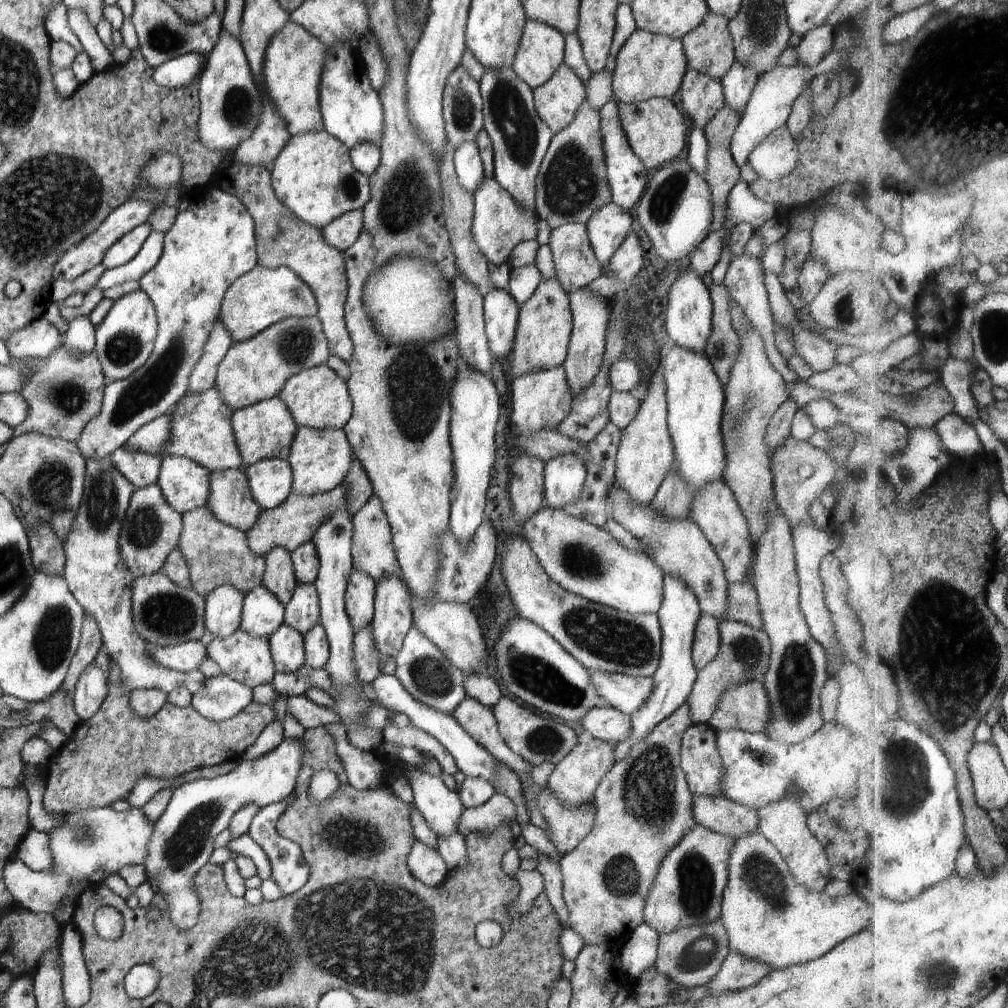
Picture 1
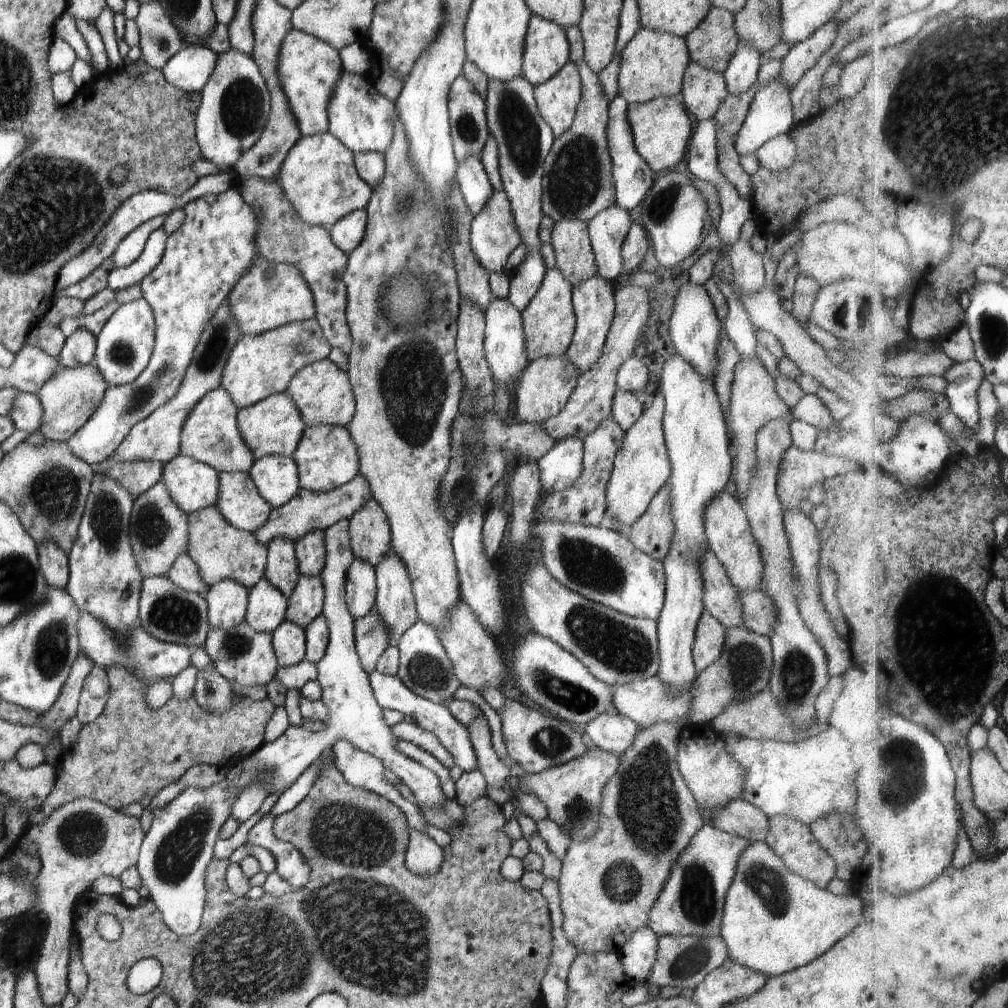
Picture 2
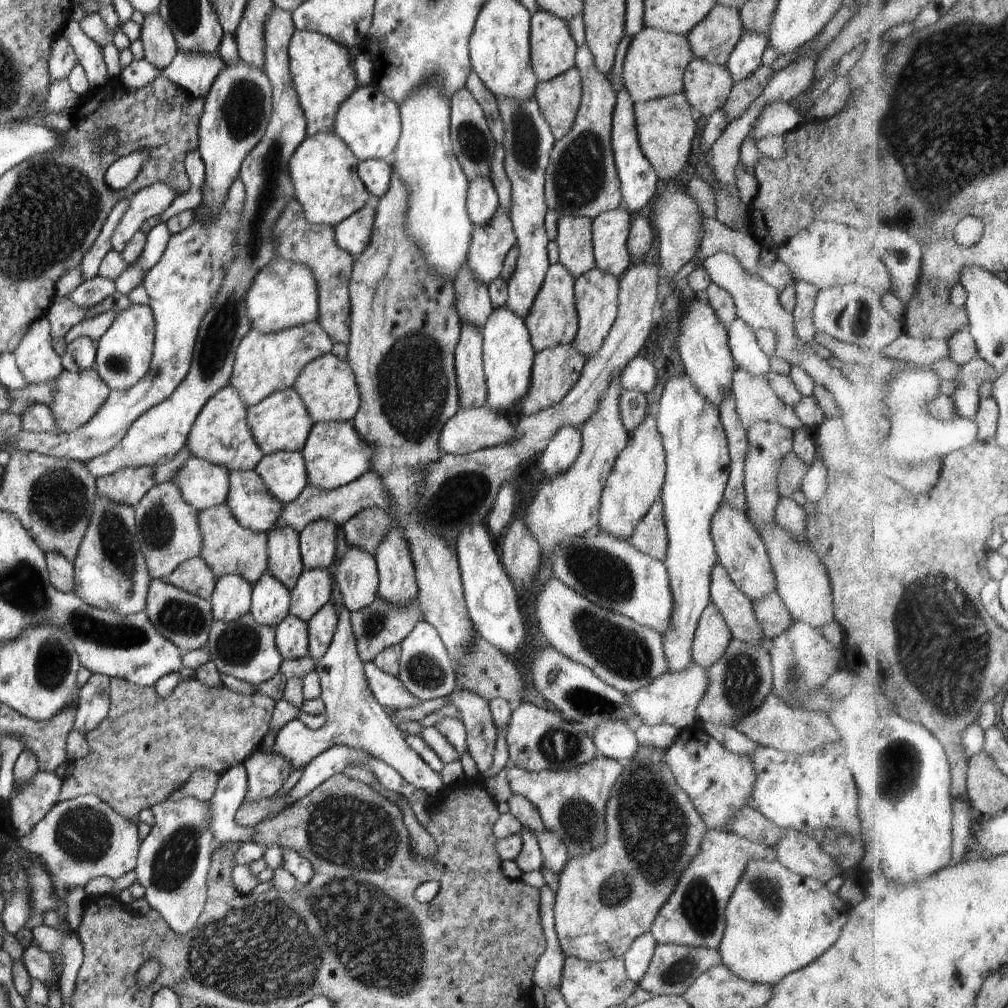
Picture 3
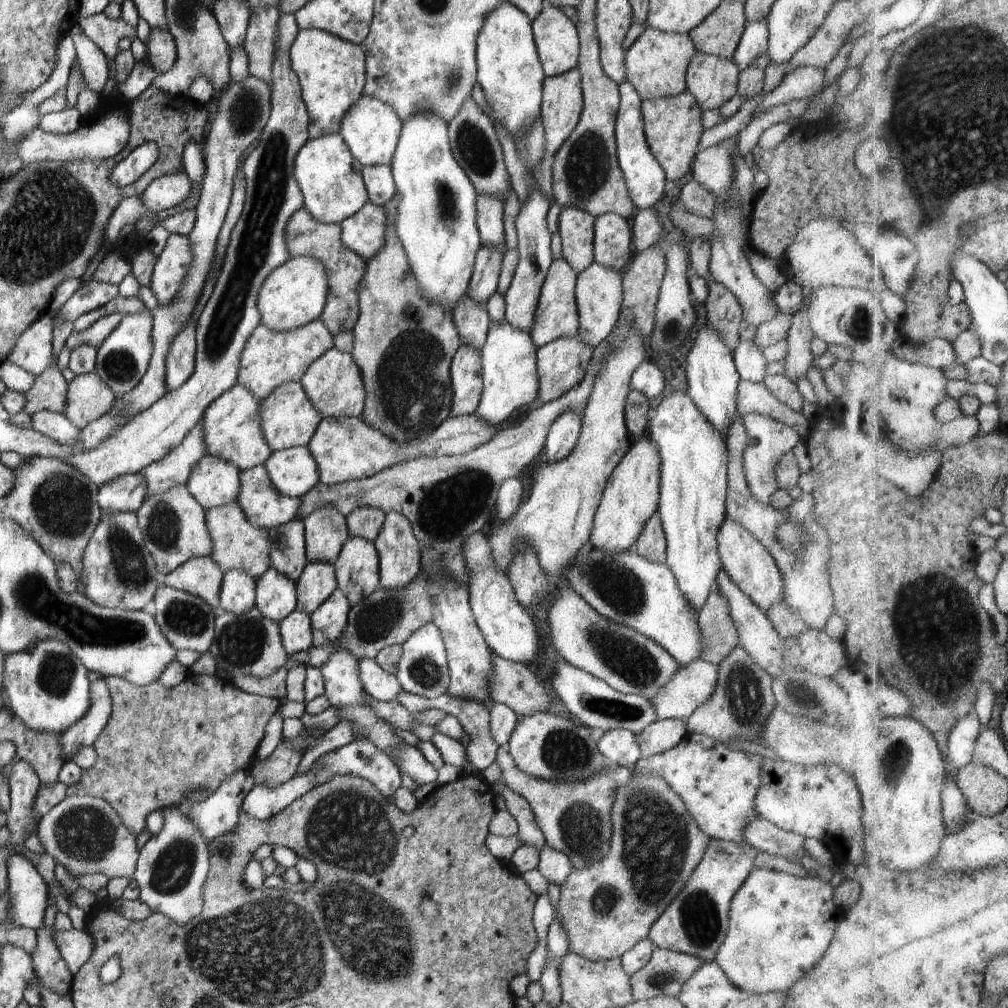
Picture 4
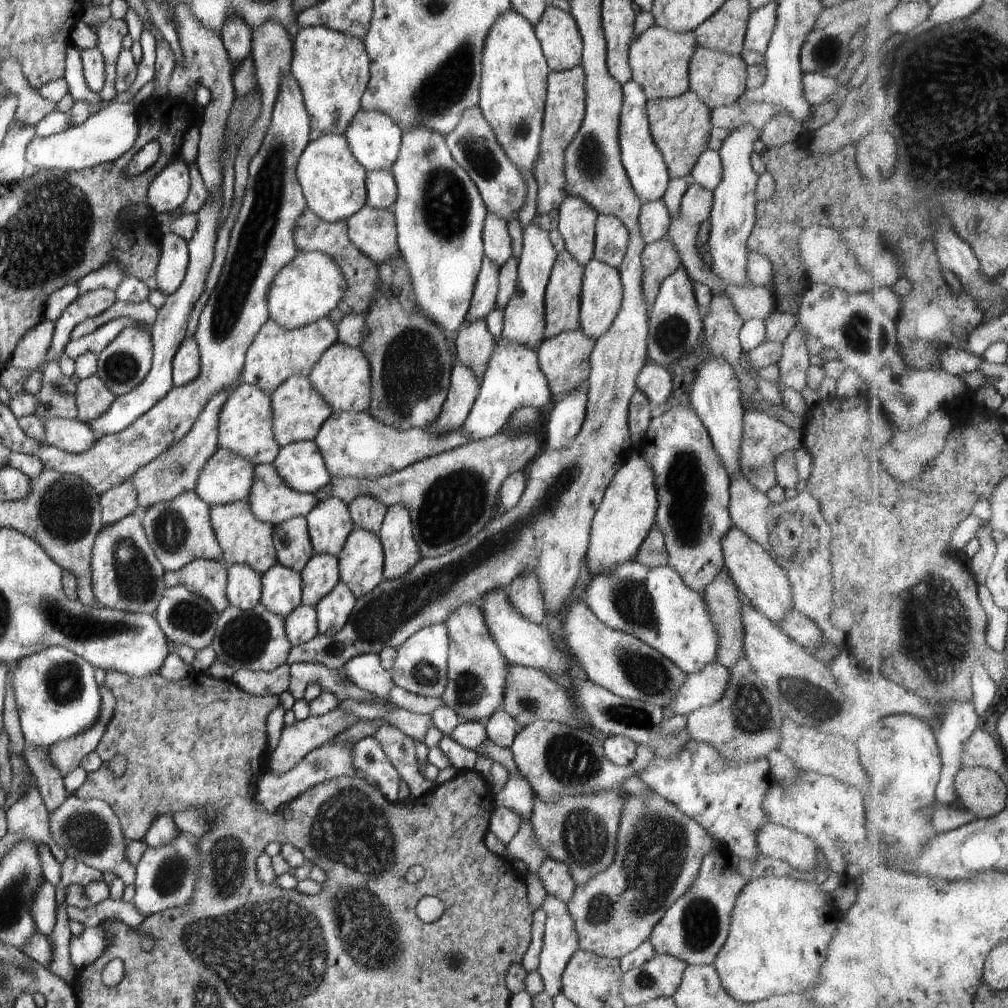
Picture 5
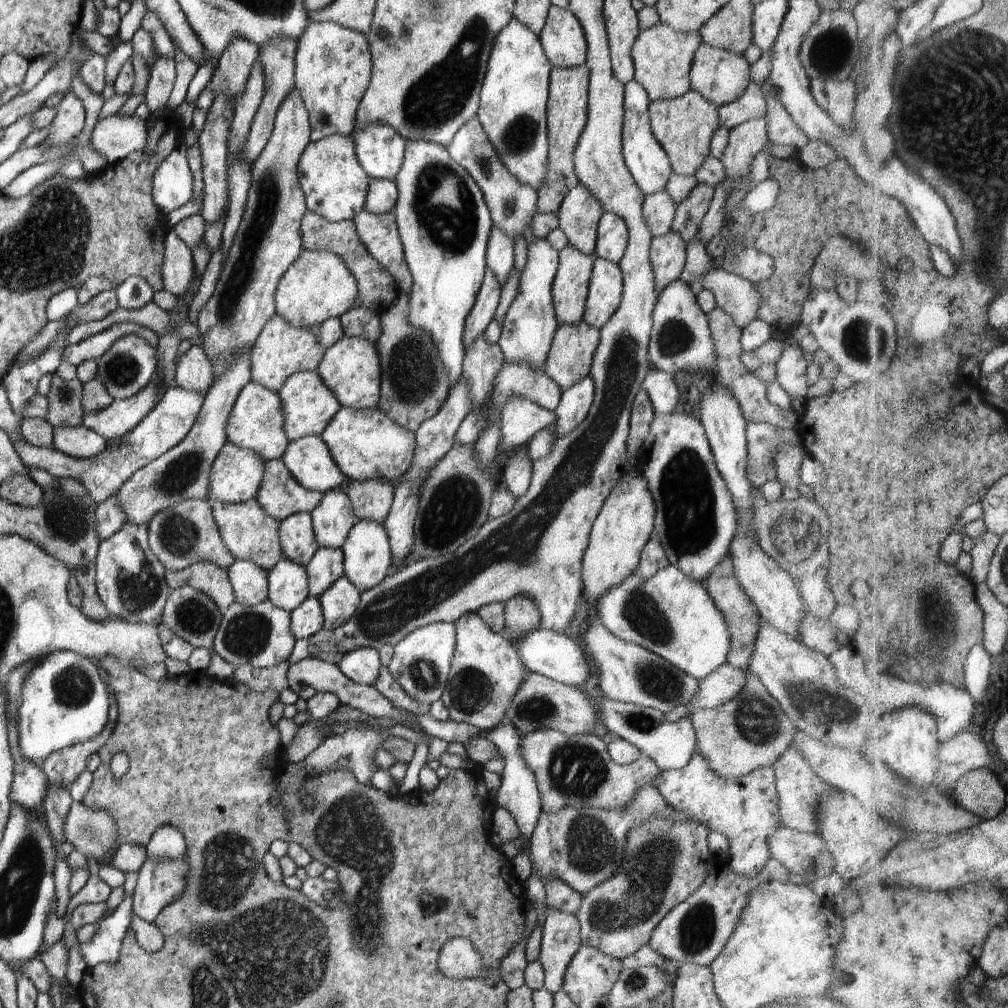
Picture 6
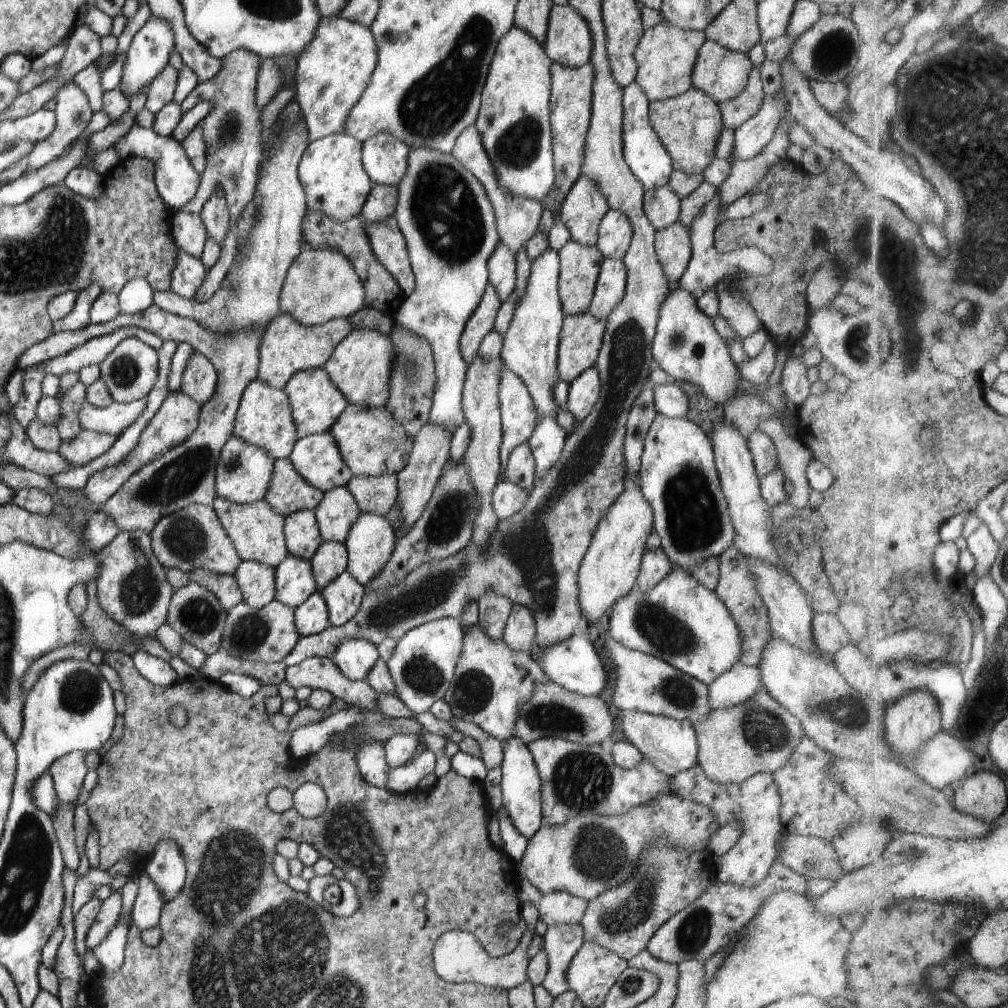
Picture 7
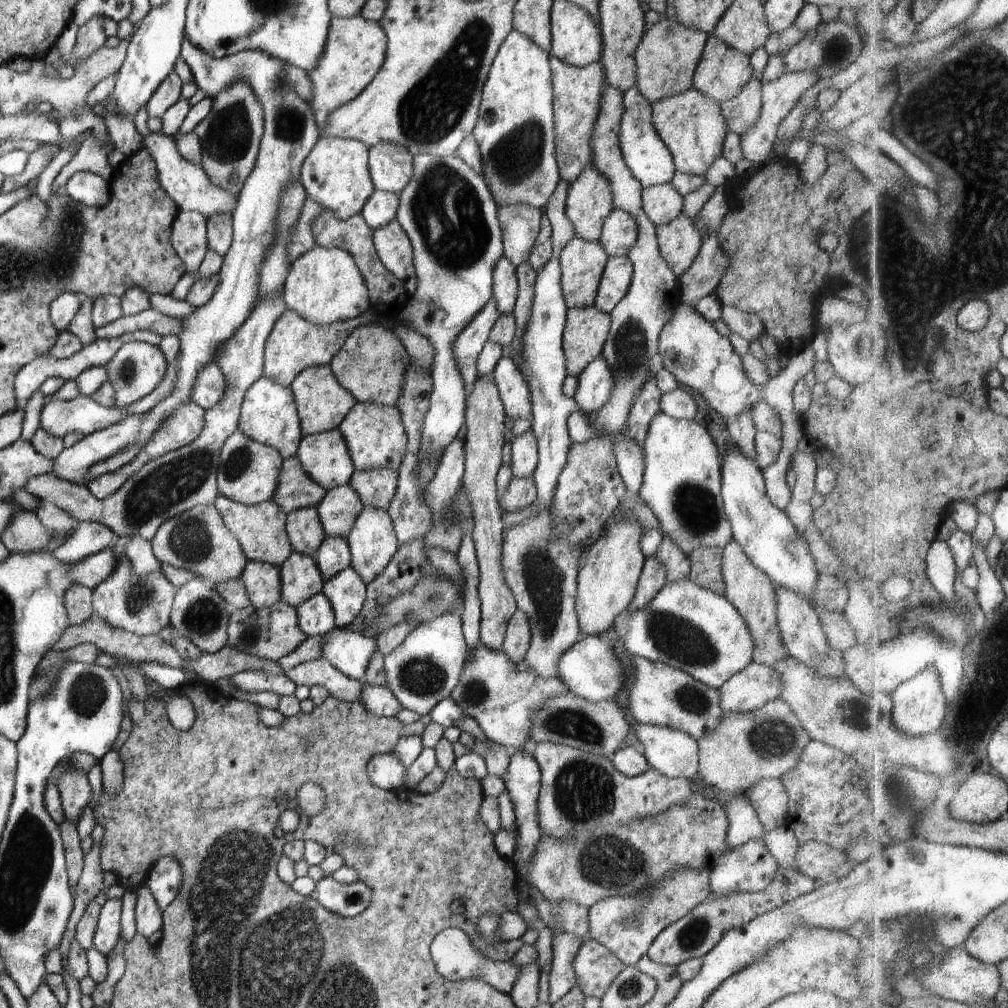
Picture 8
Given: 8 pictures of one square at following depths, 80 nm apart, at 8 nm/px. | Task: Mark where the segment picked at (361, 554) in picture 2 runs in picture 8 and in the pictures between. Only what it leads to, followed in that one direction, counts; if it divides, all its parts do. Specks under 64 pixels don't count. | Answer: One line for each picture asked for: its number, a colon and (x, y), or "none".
3: (366, 529)
4: (365, 522)
5: (366, 513)
6: (372, 500)
7: (377, 495)
8: (376, 488)

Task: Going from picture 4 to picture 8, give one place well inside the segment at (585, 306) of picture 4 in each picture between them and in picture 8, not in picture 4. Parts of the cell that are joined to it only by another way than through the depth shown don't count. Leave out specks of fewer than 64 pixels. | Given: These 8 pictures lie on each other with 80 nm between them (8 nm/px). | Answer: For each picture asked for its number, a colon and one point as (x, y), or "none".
5: (601, 295)
6: (605, 289)
7: (610, 284)
8: (617, 275)

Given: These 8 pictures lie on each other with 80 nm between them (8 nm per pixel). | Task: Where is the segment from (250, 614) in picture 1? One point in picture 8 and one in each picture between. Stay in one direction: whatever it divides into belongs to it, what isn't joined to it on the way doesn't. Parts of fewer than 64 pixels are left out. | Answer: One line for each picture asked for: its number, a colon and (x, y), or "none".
2: (267, 606)
3: (271, 600)
4: (275, 598)
5: (281, 589)
6: (287, 585)
7: (294, 583)
8: (300, 579)

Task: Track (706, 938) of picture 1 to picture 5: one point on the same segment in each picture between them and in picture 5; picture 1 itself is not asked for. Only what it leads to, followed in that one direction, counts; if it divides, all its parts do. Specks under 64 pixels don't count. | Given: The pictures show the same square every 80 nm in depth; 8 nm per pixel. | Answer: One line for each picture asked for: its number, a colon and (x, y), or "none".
2: (683, 962)
3: (672, 970)
4: (667, 970)
5: (660, 977)

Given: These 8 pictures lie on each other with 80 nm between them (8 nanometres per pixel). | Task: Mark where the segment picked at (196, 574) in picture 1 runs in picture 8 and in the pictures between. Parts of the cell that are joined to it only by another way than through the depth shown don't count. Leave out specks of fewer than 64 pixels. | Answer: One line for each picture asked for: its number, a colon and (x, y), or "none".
2: (221, 552)
3: (229, 549)
4: (238, 545)
5: (244, 540)
6: (250, 534)
7: (256, 531)
8: (260, 528)

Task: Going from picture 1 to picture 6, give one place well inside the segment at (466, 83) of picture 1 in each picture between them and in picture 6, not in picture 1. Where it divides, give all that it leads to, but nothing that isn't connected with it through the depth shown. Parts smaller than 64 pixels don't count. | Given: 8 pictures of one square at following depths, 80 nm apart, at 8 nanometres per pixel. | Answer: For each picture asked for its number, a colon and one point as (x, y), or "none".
2: (467, 111)
3: (473, 144)
4: (472, 138)
5: (473, 145)
6: (512, 205)

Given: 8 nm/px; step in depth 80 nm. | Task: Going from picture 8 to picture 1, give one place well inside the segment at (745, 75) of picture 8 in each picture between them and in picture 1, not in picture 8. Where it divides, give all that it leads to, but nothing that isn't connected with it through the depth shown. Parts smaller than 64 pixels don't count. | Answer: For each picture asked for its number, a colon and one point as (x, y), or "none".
1: (702, 96)
2: (703, 91)
3: (707, 86)
4: (712, 81)
5: (718, 78)
6: (720, 76)
7: (723, 74)

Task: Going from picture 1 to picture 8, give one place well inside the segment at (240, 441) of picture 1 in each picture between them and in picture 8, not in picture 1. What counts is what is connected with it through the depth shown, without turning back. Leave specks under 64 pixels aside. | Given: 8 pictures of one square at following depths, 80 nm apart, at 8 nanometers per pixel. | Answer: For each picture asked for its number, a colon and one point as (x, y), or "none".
2: (274, 426)
3: (279, 423)
4: (287, 417)
5: (298, 411)
6: (307, 405)
7: (315, 403)
8: (322, 402)

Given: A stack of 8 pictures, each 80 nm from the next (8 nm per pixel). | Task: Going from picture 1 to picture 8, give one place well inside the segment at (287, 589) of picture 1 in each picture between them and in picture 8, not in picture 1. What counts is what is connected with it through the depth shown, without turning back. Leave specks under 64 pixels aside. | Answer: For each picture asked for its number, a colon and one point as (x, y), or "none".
2: (281, 569)
3: (284, 560)
4: (287, 551)
5: (291, 540)
6: (296, 536)
7: (302, 538)
8: (305, 531)

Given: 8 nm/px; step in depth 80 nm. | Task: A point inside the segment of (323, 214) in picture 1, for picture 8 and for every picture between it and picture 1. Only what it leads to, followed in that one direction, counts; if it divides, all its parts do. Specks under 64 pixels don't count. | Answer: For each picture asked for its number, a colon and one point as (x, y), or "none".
2: (319, 177)
3: (324, 172)
4: (329, 176)
5: (333, 182)
6: (335, 186)
7: (331, 172)
8: (335, 173)

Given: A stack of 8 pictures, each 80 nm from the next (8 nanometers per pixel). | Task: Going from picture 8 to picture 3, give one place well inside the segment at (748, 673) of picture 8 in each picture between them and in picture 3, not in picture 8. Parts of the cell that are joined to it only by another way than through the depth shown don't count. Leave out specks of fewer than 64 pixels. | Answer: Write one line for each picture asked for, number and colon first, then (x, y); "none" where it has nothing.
3: (673, 698)
4: (691, 686)
5: (705, 687)
6: (715, 689)
7: (740, 682)

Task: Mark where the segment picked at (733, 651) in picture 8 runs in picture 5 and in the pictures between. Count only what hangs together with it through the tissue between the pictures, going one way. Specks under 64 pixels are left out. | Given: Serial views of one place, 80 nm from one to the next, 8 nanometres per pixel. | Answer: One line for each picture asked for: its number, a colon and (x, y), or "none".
5: (654, 605)
6: (671, 615)
7: (680, 621)

